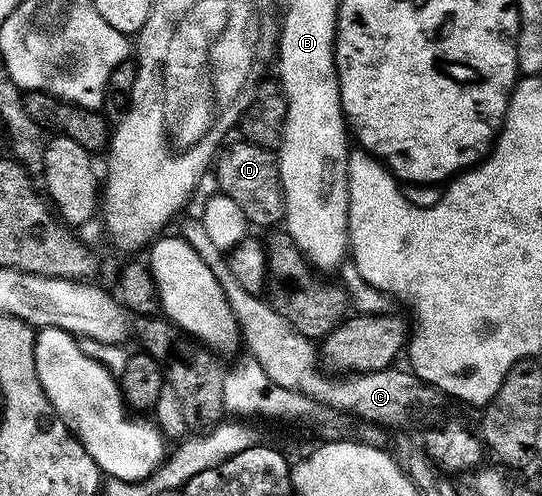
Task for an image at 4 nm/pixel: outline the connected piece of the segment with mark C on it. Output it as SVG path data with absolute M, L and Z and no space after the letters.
M200 217L185 218L180 221L180 224L182 223L179 230L180 237L194 248L216 277L238 322L240 337L246 351L256 358L275 384L303 394L332 408L335 412L340 412L340 410L351 412L365 419L363 421L366 423L383 428L405 425L409 418L409 408L416 400L423 402L429 399L431 394L433 395L432 387L420 381L412 371L405 368L399 370L397 366L381 370L351 372L340 375L337 380L323 376L316 369L317 364L319 365L319 350L314 341L292 329L266 299L247 292L238 283L233 270L229 268L228 257L224 251L212 243Z

